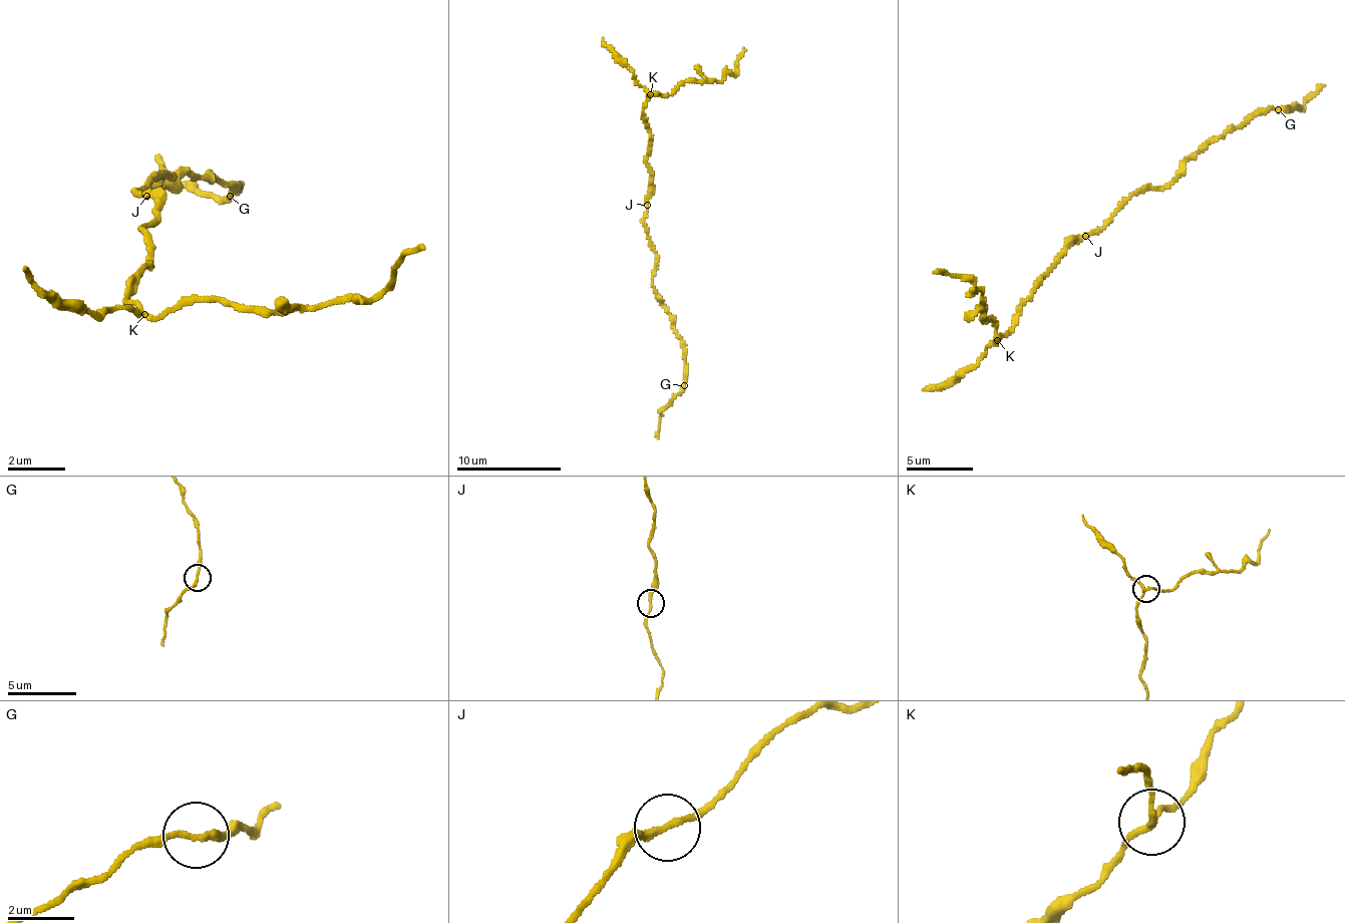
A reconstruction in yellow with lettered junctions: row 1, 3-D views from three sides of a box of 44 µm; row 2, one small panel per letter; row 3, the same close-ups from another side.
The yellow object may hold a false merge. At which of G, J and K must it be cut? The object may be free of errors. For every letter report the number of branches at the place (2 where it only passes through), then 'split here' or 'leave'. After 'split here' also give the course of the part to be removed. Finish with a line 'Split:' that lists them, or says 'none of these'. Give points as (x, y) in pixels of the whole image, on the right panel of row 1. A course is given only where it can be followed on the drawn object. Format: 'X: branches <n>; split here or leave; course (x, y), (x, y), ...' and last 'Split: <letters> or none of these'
G: branches 2; leave
J: branches 2; leave
K: branches 3; split here; course (997, 340), (995, 318), (984, 319), (983, 292), (969, 277), (934, 272)
Split: K

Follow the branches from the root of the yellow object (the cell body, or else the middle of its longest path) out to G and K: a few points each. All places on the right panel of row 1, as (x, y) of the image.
G: (1085, 233), (1104, 226), (1133, 194), (1162, 190), (1189, 159), (1228, 128), (1242, 127), (1259, 113), (1278, 109)
K: (1085, 233), (1065, 249), (1065, 254), (1041, 278), (1041, 284), (1020, 308), (1017, 322), (997, 340)

